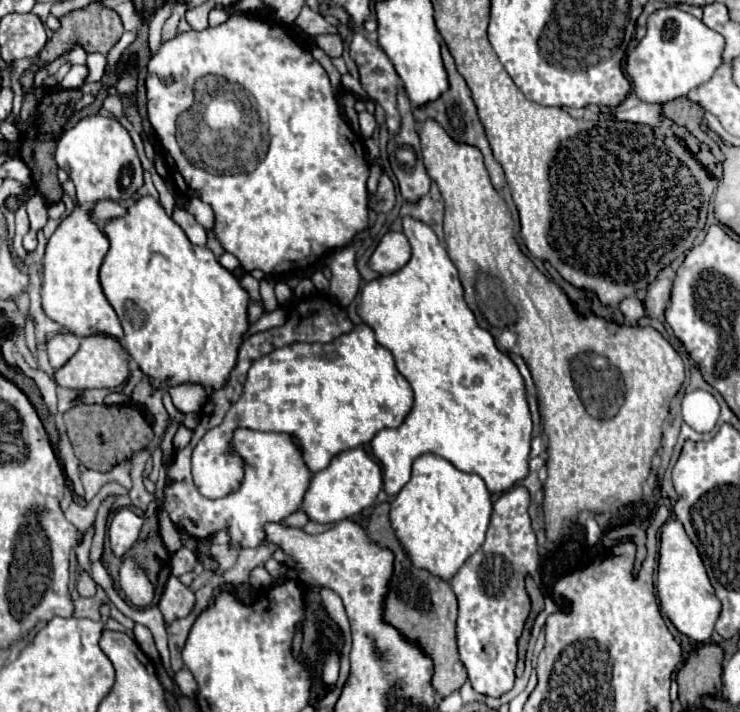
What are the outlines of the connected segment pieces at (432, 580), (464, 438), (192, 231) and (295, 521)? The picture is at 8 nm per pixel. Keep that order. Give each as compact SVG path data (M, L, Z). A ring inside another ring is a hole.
M381 502L375 506L367 532L369 532L371 540L393 550L393 554L395 554L395 574L393 574L391 588L387 594L385 620L391 622L395 628L399 628L409 640L415 640L433 658L433 664L435 664L433 688L439 694L449 696L453 690L459 690L463 686L463 682L467 680L465 666L457 654L457 638L455 638L457 598L455 598L449 582L445 582L443 578L439 578L427 570L415 568L411 564L411 558L403 550L401 542L395 536L393 526L391 526L389 502Z
M403 216L401 220L403 234L411 244L411 260L401 270L367 282L361 290L361 302L357 306L357 314L373 328L379 344L391 350L397 370L411 384L415 394L413 408L405 422L399 428L381 430L371 440L373 456L383 466L385 492L389 496L397 494L409 482L413 460L425 452L449 460L461 472L479 474L493 494L509 490L529 472L527 462L533 424L525 400L523 378L513 360L495 346L493 336L477 326L473 312L463 300L457 268L433 228L411 216Z
M175 206L175 210L173 210L173 220L185 230L185 234L189 236L189 240L191 240L193 244L199 244L199 246L205 244L205 238L207 238L205 228L203 228L187 210Z
M299 508L299 510L295 510L291 516L285 518L285 524L287 524L287 526L295 526L295 528L303 528L303 526L307 524L307 520L309 520L307 514L303 512L303 508Z

